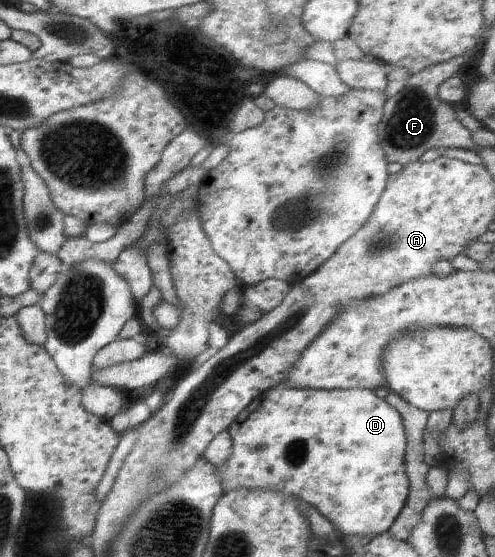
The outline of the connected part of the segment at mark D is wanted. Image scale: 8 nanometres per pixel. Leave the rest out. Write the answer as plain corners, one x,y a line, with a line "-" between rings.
282,384
272,386
256,399
253,399
246,409
243,409
232,422
228,429
232,440
232,455
225,465
215,468
221,477
224,492
230,490
272,490
274,492
286,492
298,497
302,502
314,505
314,507
333,523
336,531
350,534
351,536
363,536
366,534
378,534
388,531
402,511
409,496
409,479
405,466
405,453
407,439
403,426
402,416
384,401
384,398
376,396
372,390
350,388
345,390
321,390
314,388
293,388

